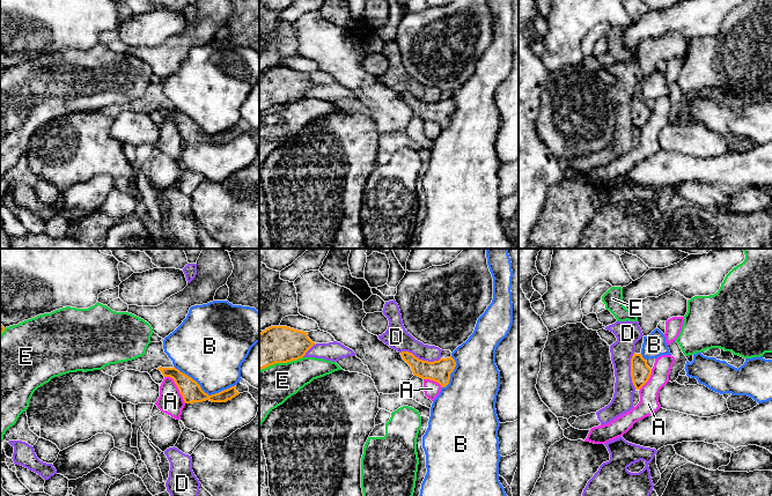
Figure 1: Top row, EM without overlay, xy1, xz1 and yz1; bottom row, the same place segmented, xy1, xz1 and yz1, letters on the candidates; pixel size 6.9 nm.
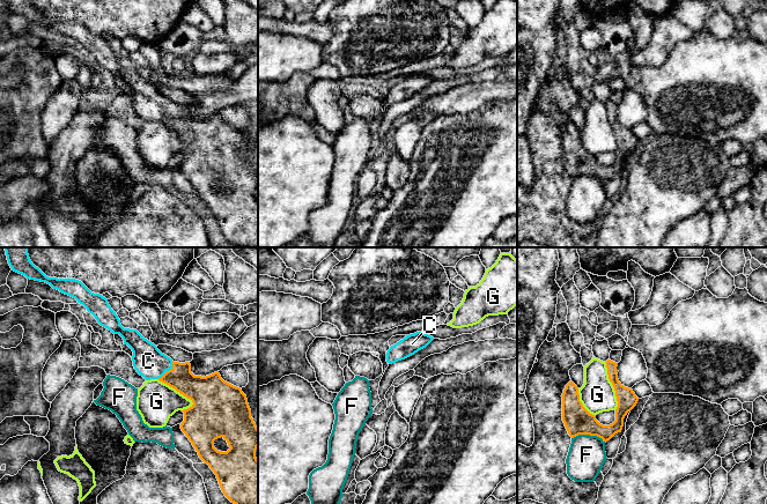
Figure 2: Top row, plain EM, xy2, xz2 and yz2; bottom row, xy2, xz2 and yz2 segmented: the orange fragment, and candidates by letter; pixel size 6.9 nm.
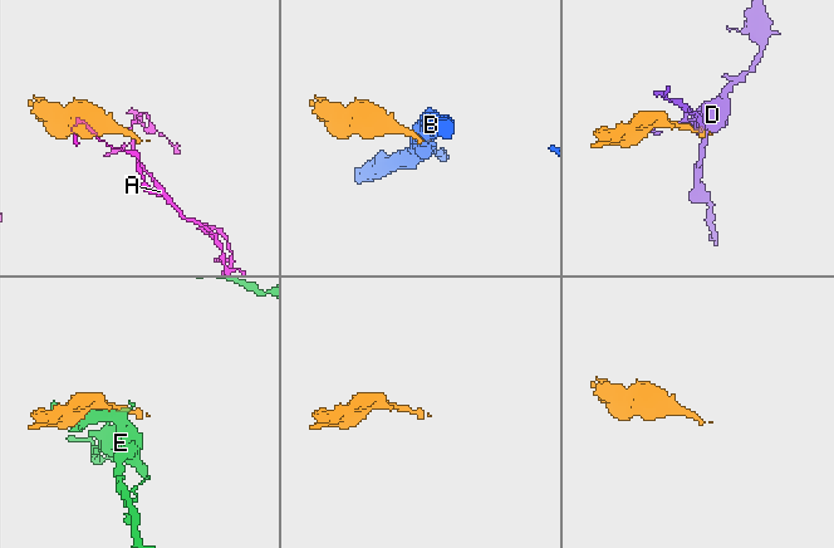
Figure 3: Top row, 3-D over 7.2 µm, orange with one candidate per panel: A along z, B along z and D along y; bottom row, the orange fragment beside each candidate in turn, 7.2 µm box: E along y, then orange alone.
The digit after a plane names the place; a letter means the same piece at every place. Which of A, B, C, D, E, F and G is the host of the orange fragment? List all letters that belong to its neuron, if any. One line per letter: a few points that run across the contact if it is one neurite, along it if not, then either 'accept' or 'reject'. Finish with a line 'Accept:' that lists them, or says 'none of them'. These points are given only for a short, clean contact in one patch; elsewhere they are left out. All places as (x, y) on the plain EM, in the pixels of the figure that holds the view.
A: line xy1 (164, 117), (169, 117), (173, 120), (185, 143); reject
B: reject
C: line xy2 (198, 130), (190, 127), (169, 111), (154, 106), (148, 102); accept
D: reject
E: reject
F: reject
G: reject
Accept: C

